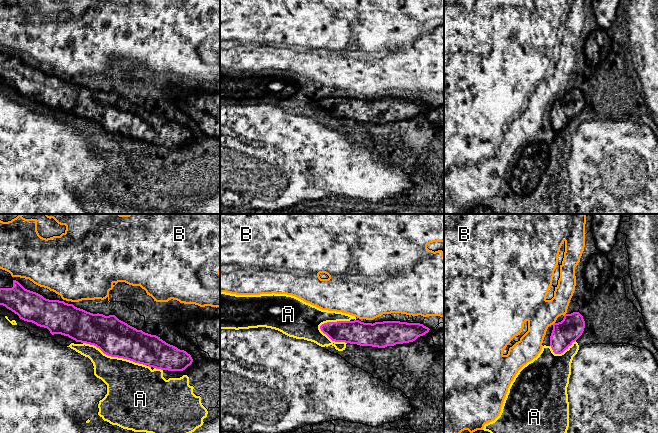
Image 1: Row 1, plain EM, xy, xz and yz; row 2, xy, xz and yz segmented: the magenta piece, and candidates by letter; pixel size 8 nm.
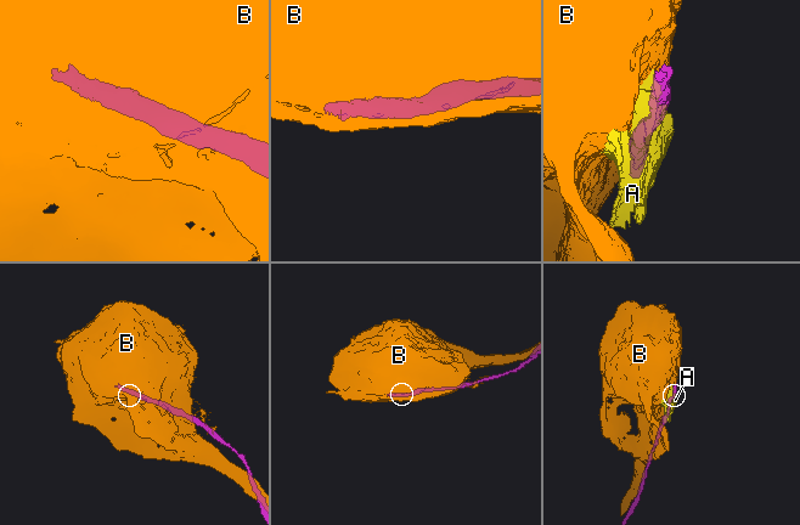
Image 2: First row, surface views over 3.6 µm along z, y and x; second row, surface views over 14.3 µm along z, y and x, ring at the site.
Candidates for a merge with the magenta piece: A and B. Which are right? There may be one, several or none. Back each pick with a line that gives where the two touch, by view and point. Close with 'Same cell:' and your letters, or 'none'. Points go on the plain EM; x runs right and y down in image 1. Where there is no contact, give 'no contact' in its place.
Same cell: none

